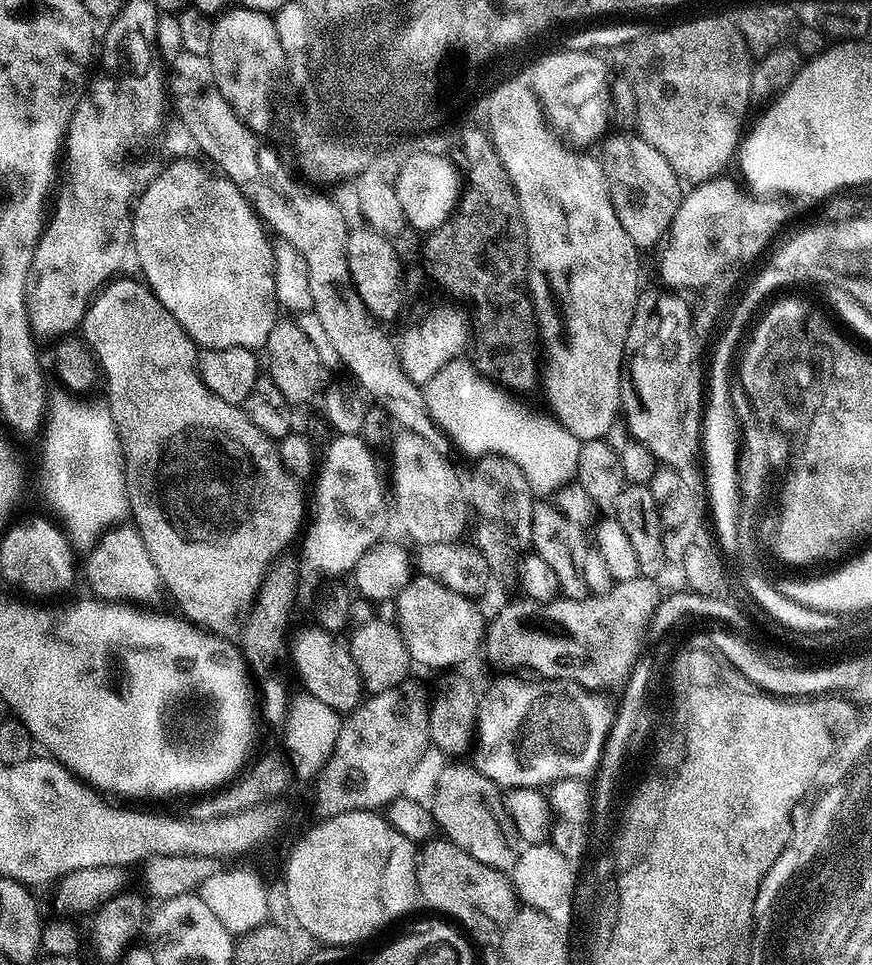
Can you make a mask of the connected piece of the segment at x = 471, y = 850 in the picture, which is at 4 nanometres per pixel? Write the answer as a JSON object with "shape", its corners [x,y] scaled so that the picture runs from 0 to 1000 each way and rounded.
{"shape":[[[516,790],[503,800],[498,825],[493,828],[495,847],[506,863],[541,889],[584,905],[595,887],[596,869],[580,844],[576,819],[542,793],[528,791],[532,790]]]}

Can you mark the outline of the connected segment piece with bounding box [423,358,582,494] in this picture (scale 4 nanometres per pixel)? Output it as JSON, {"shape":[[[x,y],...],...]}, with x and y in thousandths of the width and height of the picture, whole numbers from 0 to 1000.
{"shape":[[[537,371],[517,373],[485,403],[489,425],[497,438],[514,454],[517,463],[540,475],[575,473],[589,479],[608,499],[611,511],[636,512],[647,502],[661,496],[667,457],[658,454],[632,430],[614,427],[591,415],[583,402],[552,385]]]}

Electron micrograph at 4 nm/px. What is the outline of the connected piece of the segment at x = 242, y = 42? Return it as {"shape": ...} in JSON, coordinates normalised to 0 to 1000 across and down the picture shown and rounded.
{"shape":[[[265,7],[247,18],[243,42],[239,46],[239,62],[243,65],[244,88],[286,134],[295,139],[311,131],[307,116],[307,87],[325,68],[323,49],[317,22],[306,12],[290,8]]]}

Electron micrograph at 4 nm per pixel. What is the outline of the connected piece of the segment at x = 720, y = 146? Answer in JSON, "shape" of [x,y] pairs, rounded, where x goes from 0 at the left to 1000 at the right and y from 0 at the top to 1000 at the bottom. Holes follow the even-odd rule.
{"shape":[[[829,17],[827,21],[798,22],[798,25],[784,27],[782,31],[768,31],[755,35],[748,41],[736,41],[719,51],[720,79],[719,86],[725,88],[727,102],[731,103],[732,139],[773,176],[781,188],[797,193],[812,187],[820,187],[835,169],[841,169],[851,148],[851,138],[854,136],[853,119],[858,116],[858,108],[862,104],[862,57],[858,53],[854,40],[844,27],[843,20]],[[821,25],[826,29],[835,29],[835,37],[826,33],[821,37]]]}

